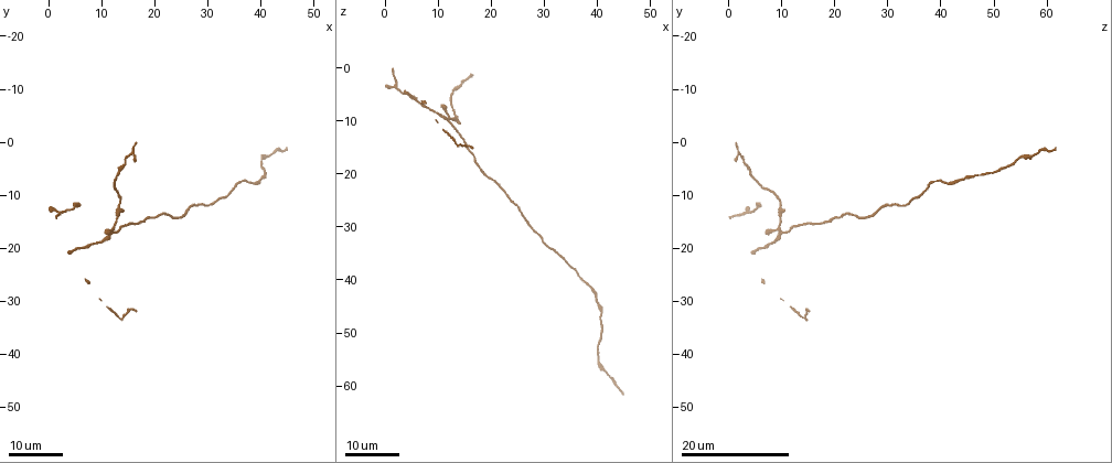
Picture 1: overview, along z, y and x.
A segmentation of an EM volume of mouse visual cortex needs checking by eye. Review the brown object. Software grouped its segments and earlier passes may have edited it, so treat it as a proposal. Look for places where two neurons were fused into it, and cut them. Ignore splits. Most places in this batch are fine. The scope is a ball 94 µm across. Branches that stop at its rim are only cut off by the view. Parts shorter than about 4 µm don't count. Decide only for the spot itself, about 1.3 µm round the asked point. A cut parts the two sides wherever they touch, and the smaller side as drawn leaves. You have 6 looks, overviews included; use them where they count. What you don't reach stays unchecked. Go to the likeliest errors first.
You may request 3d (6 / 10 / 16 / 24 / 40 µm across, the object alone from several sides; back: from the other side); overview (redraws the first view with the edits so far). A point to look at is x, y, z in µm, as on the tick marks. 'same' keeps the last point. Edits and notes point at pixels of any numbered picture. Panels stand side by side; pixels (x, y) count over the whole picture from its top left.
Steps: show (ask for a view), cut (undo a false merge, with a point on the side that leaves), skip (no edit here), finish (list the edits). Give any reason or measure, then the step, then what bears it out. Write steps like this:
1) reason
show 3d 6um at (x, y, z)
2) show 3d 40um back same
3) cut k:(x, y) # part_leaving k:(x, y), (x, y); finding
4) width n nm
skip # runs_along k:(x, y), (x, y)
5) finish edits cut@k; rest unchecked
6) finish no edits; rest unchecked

small branch off a trunk
show 3d 24um at (11.5, 17.0, 10.0)

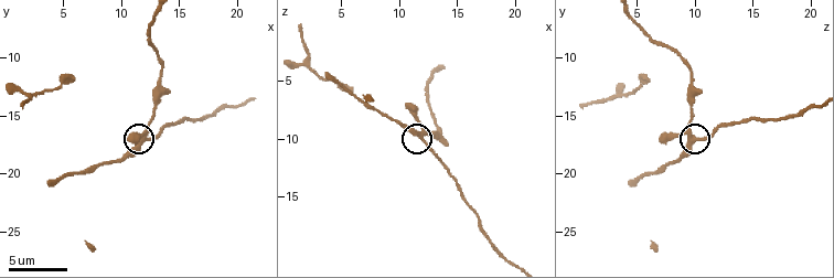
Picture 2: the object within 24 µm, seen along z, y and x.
show 3d 6um at (11.6, 16.6, 9.6)

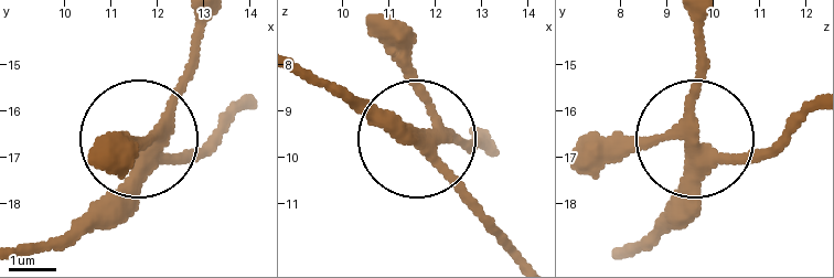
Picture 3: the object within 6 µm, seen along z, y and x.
show 3d 6um back at (11.85, 16.85, 9.55)

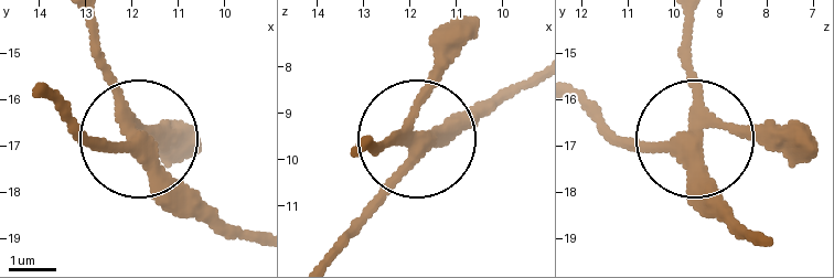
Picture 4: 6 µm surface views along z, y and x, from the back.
arms 4
skip # one neuron here

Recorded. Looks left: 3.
three-way junction
show 3d 24um at (15.5, 2.0, 2.0)

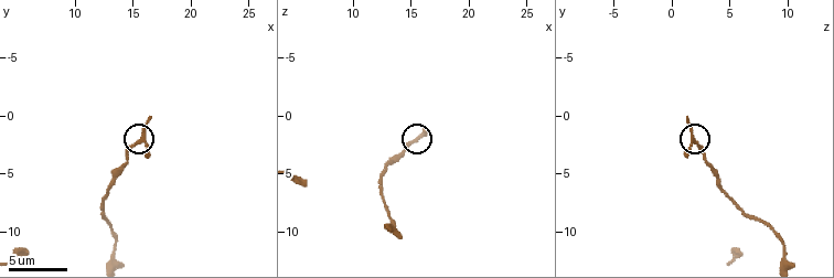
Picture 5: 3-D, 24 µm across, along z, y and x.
show 3d 6um at (15.6, 1.8, 2.0)

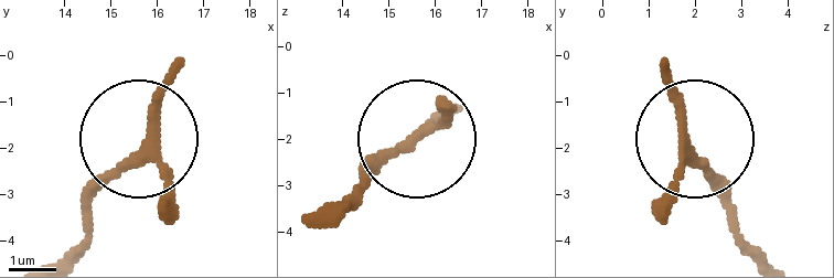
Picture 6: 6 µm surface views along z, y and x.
skip # runs_along 6:(334, 212), (414, 145); continuous, no second neuron

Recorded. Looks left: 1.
show 3d 6um at (13.0, 6.2, 4.0)

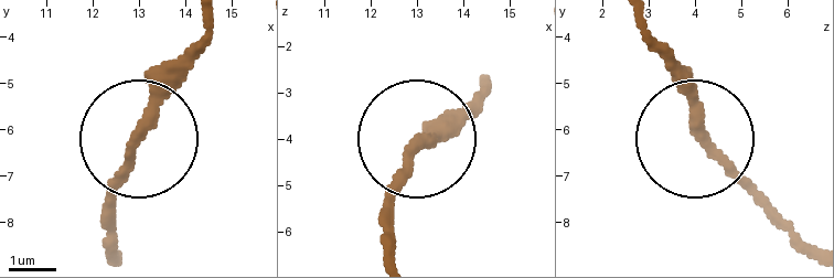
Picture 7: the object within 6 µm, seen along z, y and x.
skip # runs_along 7:(805, 248), (710, 153), (695, 95), (643, 39); all the same neuron

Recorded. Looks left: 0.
finish no edits; rest unchecked

